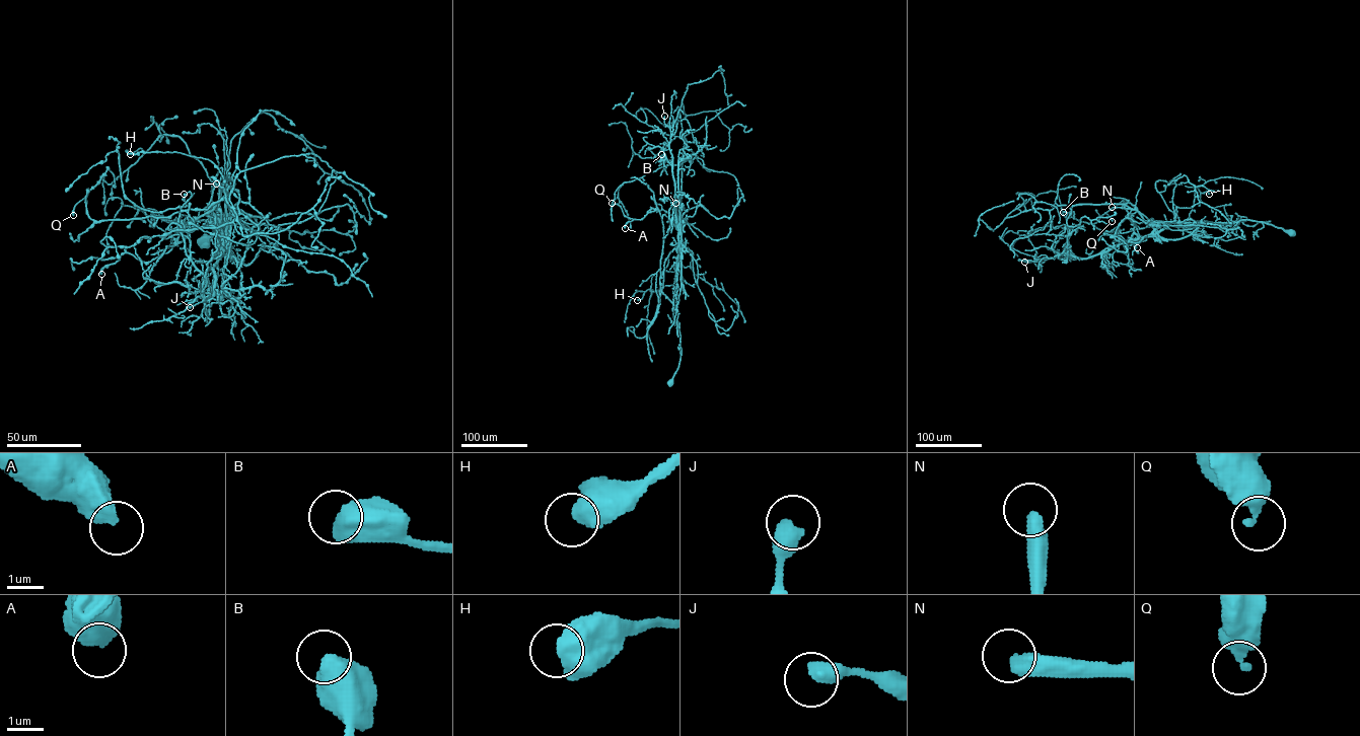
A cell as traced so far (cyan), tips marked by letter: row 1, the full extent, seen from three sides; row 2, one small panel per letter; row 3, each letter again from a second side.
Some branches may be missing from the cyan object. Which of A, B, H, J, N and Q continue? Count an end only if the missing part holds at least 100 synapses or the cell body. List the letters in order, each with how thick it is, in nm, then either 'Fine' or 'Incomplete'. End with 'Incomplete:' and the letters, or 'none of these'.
A: Thickness 550 nm. Fine
B: Thickness 650 nm. Fine
H: Thickness 700 nm. Fine
J: Thickness 500 nm. Fine
N: Thickness 460 nm. Incomplete
Q: Thickness 500 nm. Fine
Incomplete: N

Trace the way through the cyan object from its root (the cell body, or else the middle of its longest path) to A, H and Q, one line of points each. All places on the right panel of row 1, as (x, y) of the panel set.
A: (1291, 233), (1248, 219), (1172, 222), (1157, 227), (1136, 207), (1136, 211), (1120, 223), (1118, 235), (1137, 247)
H: (1291, 233), (1248, 219), (1169, 222), (1177, 207), (1193, 206), (1198, 186), (1201, 193), (1209, 194)
Q: (1291, 233), (1248, 219), (1157, 227), (1120, 204), (1071, 209), (1079, 222), (1092, 224), (1104, 213), (1112, 221)

